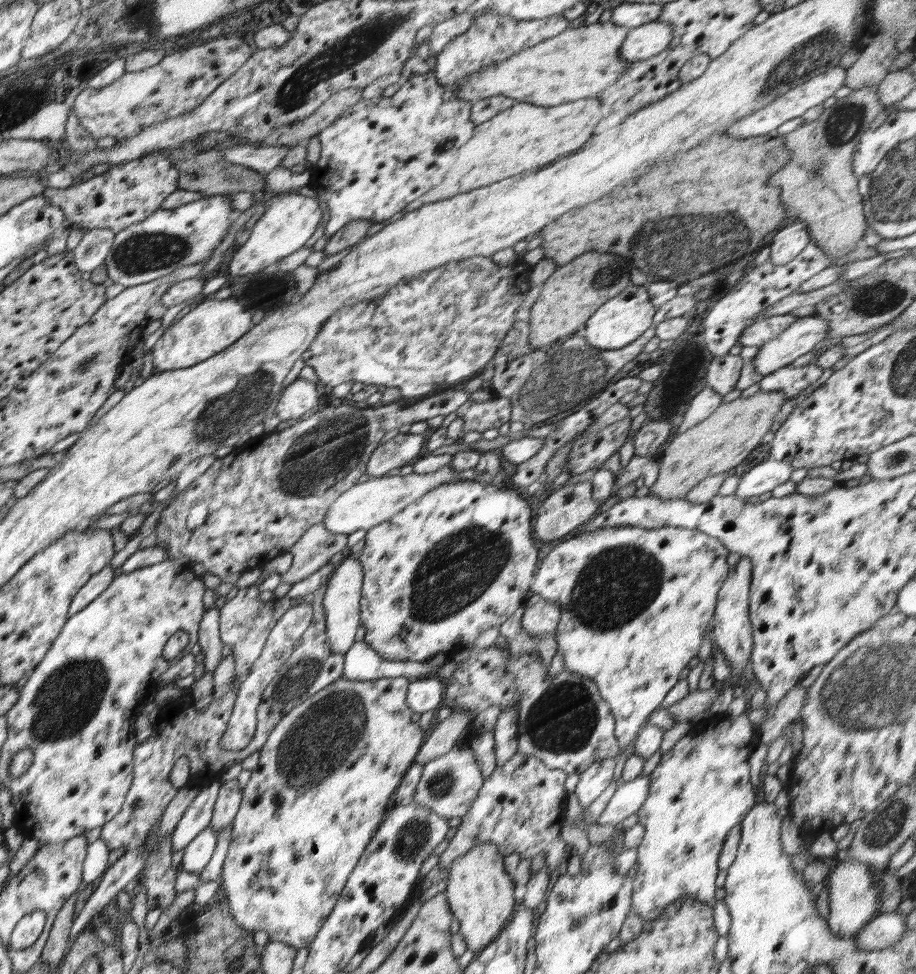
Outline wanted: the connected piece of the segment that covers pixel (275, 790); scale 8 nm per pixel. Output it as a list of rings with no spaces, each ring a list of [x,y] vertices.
[[[341,676],[338,680],[335,680],[332,684],[326,686],[326,688],[319,690],[316,694],[310,696],[310,698],[307,698],[306,700],[304,700],[304,702],[301,702],[300,704],[298,704],[298,706],[295,706],[292,710],[290,710],[290,712],[288,712],[288,714],[284,716],[284,718],[282,718],[282,720],[280,720],[280,722],[278,722],[278,725],[272,730],[272,732],[269,733],[267,742],[264,744],[264,746],[262,746],[262,749],[258,751],[258,755],[260,755],[258,766],[256,766],[256,768],[251,771],[250,781],[248,782],[248,784],[246,784],[246,786],[244,786],[244,789],[242,789],[243,798],[241,801],[240,808],[238,809],[234,820],[231,822],[231,839],[228,852],[223,863],[223,870],[221,876],[222,882],[220,885],[223,886],[224,890],[226,891],[225,895],[227,896],[229,902],[230,912],[233,914],[233,917],[238,923],[238,926],[241,926],[243,929],[249,930],[251,933],[255,933],[258,931],[267,932],[269,934],[269,937],[272,938],[274,941],[284,941],[285,943],[288,943],[290,946],[293,946],[297,949],[306,948],[310,946],[310,943],[314,940],[314,938],[316,938],[315,934],[321,929],[321,926],[324,924],[324,922],[326,922],[328,916],[330,916],[334,905],[336,904],[336,902],[338,902],[338,897],[340,896],[342,889],[344,888],[344,886],[346,886],[346,883],[348,882],[349,876],[354,871],[354,868],[356,867],[358,860],[362,857],[362,854],[364,854],[364,850],[366,850],[366,845],[370,842],[370,840],[372,840],[374,833],[378,830],[378,827],[381,825],[381,822],[387,816],[388,811],[390,809],[389,803],[392,794],[394,794],[394,792],[398,790],[398,786],[400,785],[400,782],[402,782],[404,773],[406,773],[406,770],[409,770],[410,766],[414,764],[414,760],[418,755],[420,748],[422,747],[422,738],[424,738],[425,732],[422,731],[420,727],[416,727],[414,731],[408,730],[408,727],[414,726],[414,722],[412,722],[411,720],[413,710],[407,705],[406,702],[407,690],[409,684],[411,683],[411,679],[412,678],[408,677],[386,677],[377,678],[372,681],[358,681],[344,679]]]

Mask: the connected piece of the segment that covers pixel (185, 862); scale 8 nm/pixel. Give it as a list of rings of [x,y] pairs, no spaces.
[[[210,825],[201,830],[200,834],[186,845],[184,858],[180,864],[181,870],[200,873],[214,855],[217,840],[217,832]]]

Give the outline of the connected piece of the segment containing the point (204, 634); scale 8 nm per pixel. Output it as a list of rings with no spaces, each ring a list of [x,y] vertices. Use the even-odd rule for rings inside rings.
[[[216,605],[205,609],[200,621],[197,638],[201,651],[204,652],[205,672],[213,672],[222,660],[222,647],[225,645],[219,635],[219,610]]]

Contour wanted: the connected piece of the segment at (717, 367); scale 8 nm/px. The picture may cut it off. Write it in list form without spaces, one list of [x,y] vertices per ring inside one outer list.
[[[737,351],[713,357],[706,368],[706,385],[722,397],[735,390],[743,362]]]

